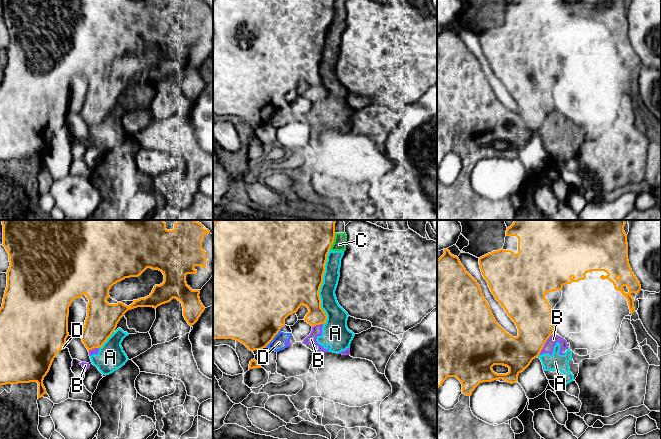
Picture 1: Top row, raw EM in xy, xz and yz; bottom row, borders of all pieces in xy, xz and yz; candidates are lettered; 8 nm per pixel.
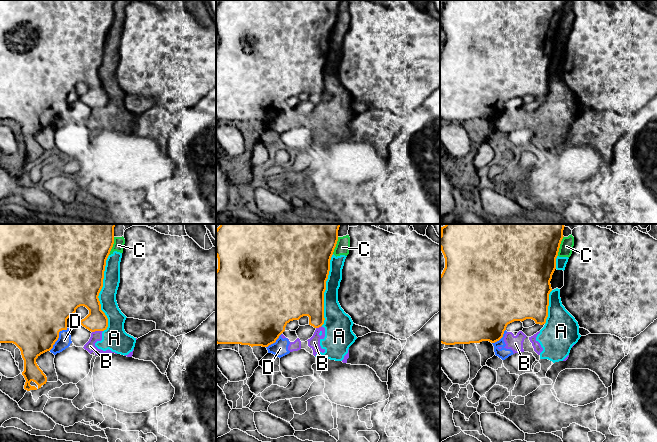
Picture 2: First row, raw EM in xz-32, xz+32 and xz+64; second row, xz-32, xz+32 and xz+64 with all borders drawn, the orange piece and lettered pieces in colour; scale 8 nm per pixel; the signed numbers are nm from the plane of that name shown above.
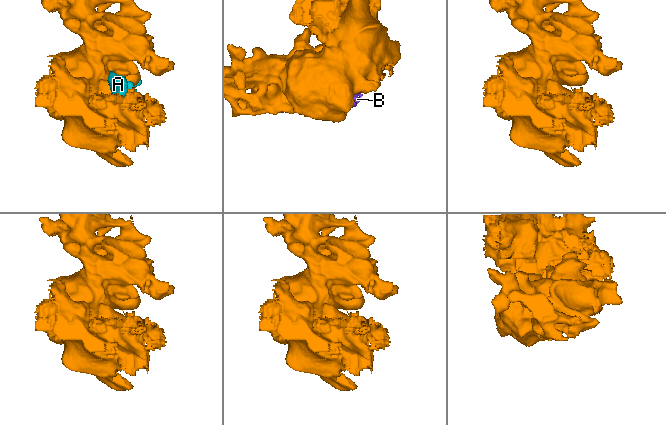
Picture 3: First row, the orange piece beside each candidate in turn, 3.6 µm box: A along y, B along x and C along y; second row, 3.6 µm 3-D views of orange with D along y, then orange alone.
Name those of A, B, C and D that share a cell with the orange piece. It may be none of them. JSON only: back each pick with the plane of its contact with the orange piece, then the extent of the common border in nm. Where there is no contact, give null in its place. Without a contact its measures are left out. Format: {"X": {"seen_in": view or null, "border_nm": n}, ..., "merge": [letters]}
{"merge": []}

